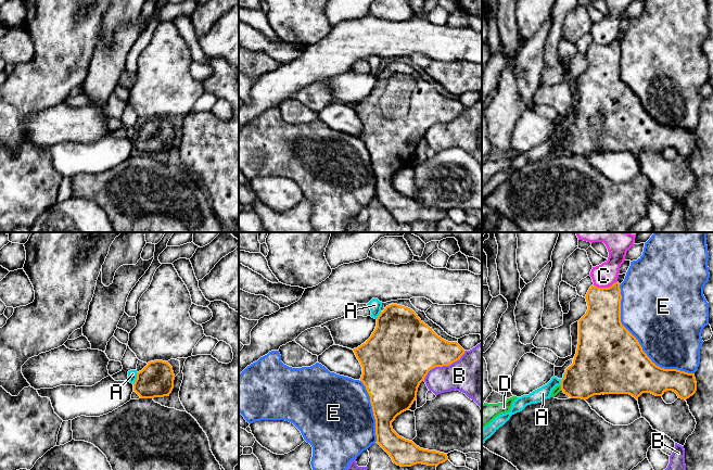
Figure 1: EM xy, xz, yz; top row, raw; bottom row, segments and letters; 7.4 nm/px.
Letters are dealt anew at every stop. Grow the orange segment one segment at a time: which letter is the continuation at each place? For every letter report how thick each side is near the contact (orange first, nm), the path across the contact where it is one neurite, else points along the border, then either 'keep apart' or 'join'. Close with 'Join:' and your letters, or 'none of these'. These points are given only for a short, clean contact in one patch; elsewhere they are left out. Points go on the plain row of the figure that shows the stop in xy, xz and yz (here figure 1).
A: calibres 360 and 100 nm; border yz (565, 129), (560, 141); keep apart
B: calibres 400 and 320 nm; keep apart
C: calibres 280 and 180 nm; border yz (616, 38), (608, 43), (594, 42); keep apart
D: calibres 320 and 50 nm; way yz (591, 130), (577, 140), (561, 144), (558, 144); join
E: calibres 500 and 480 nm; keep apart
Join: D

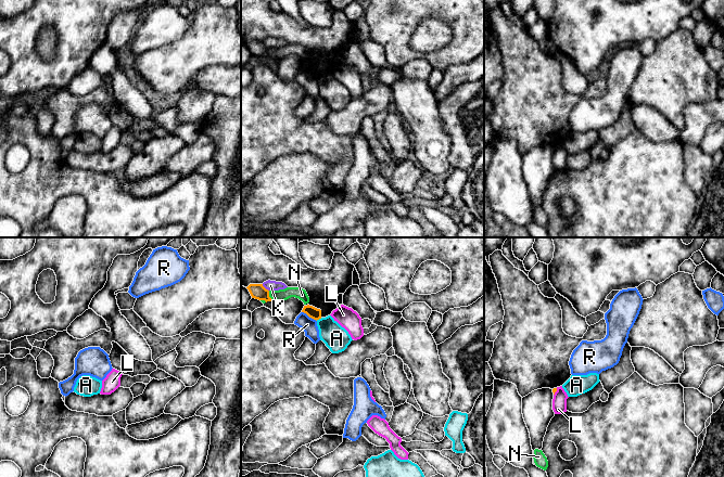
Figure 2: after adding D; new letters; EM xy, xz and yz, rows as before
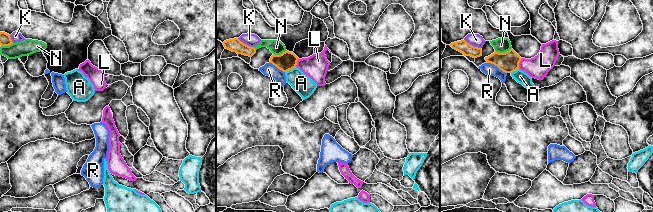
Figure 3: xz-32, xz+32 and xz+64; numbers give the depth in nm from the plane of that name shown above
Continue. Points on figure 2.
A: calibres 90 and 190 nm; border xz (321, 75), (316, 77); keep apart
K: calibres 110 and 80 nm; keep apart
L: calibres 30 and 110 nm; border yz (557, 145), (554, 152); keep apart
N: calibres 110 and 90 nm; keep apart
R: calibres 90 and 110 nm; border xz (302, 68), (316, 78); keep apart
Join: none of these

